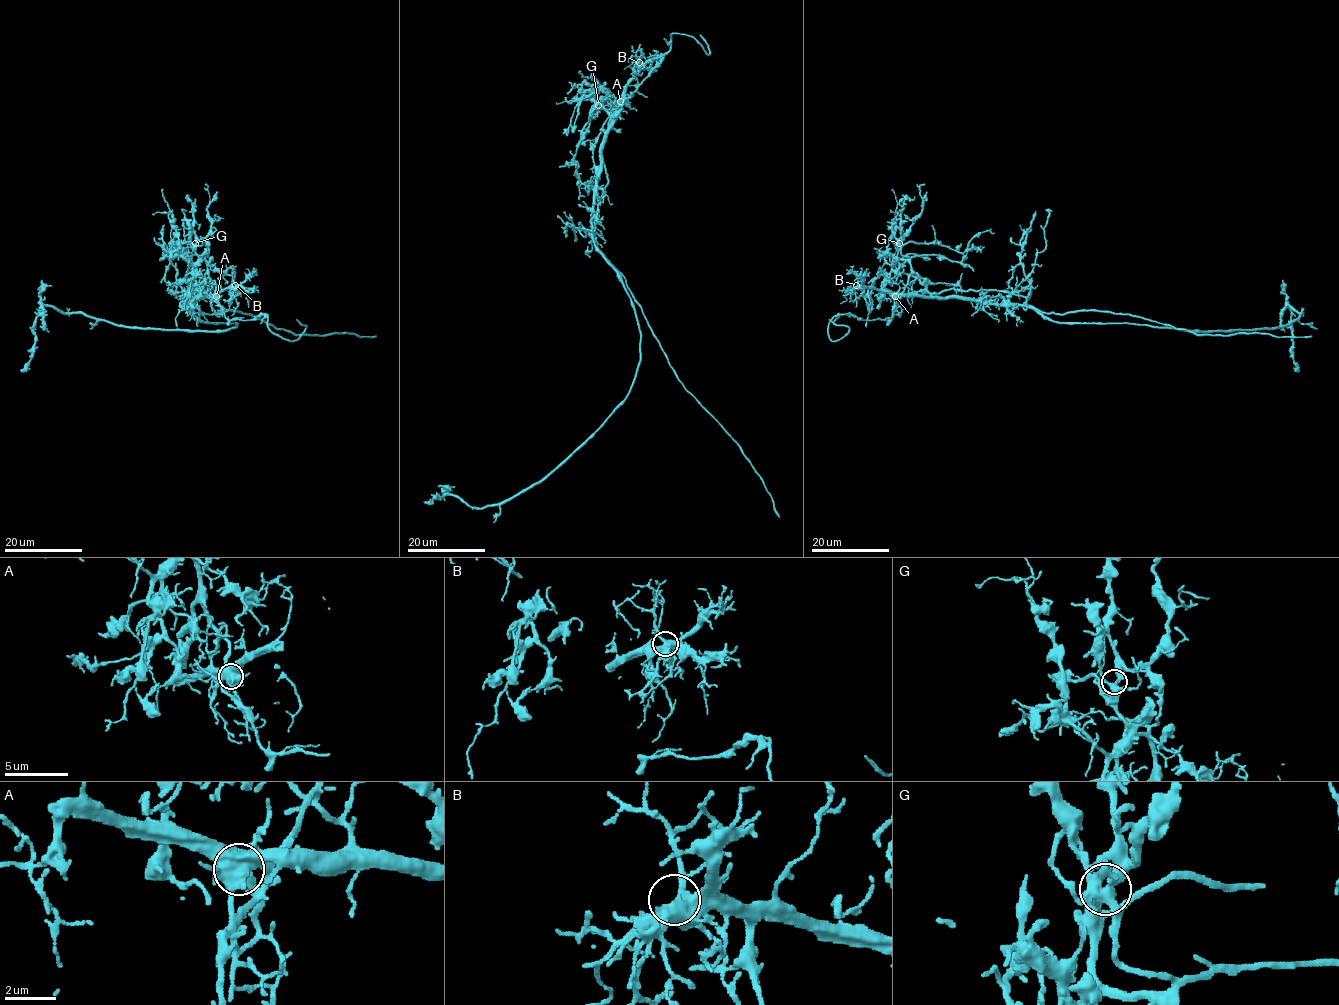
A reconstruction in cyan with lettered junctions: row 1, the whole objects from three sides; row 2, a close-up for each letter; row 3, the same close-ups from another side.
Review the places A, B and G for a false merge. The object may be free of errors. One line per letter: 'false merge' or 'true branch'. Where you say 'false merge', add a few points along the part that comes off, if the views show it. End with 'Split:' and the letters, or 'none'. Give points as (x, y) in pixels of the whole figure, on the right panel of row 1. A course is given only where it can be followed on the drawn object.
A: false merge; foreign part runs (895, 296), (1031, 305), (1055, 321), (1205, 331), (1276, 328), (1303, 313), (1289, 306), (1298, 372)
B: true branch
G: true branch
Split: A

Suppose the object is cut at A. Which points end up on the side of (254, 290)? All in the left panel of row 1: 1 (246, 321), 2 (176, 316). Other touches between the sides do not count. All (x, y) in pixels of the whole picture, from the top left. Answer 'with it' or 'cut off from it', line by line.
1: cut off from it
2: cut off from it

